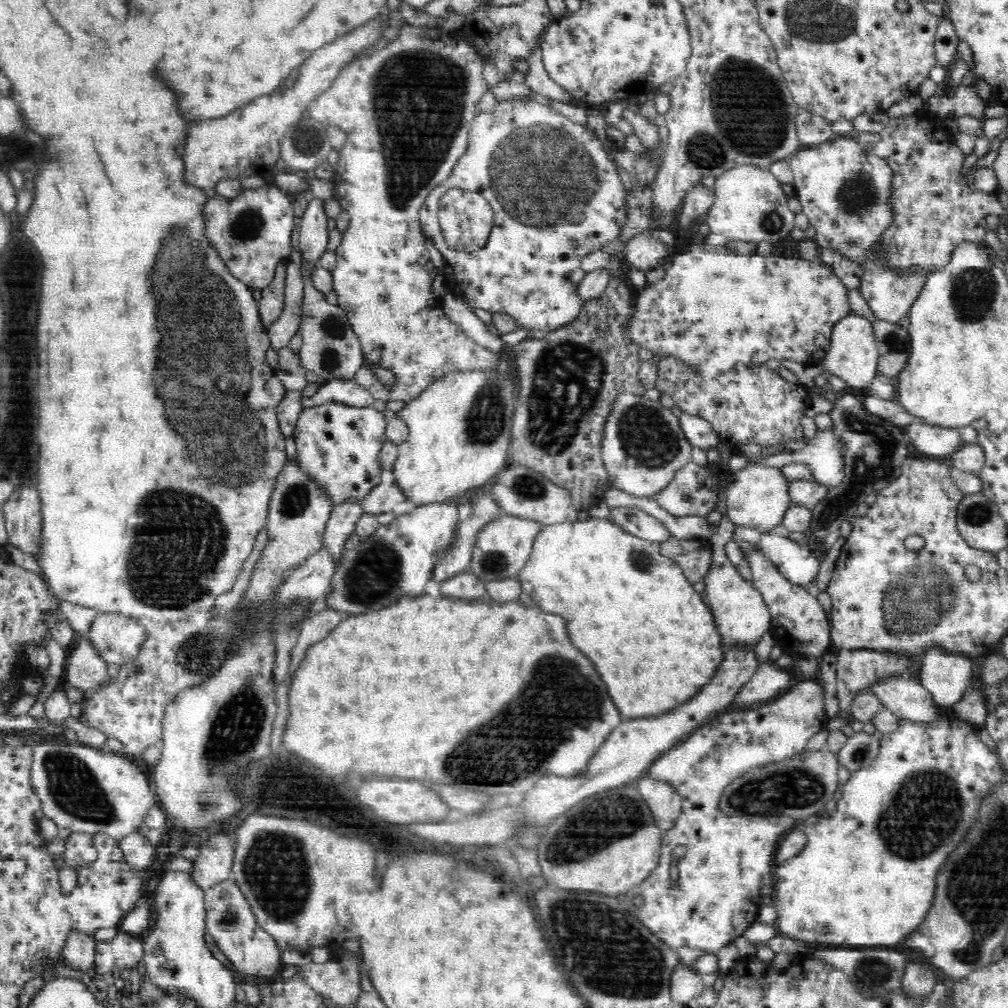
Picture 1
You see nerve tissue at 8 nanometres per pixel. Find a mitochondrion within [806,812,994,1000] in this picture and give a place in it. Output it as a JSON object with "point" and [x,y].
{"point":[870,973]}

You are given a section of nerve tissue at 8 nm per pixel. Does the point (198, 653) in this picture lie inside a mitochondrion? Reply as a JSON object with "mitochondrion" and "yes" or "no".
{"mitochondrion":"yes"}

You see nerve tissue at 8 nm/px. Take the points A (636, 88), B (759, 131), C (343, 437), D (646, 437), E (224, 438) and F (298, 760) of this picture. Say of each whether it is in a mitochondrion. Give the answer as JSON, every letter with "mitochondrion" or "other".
{"A":"other","B":"mitochondrion","C":"other","D":"mitochondrion","E":"mitochondrion","F":"other"}

